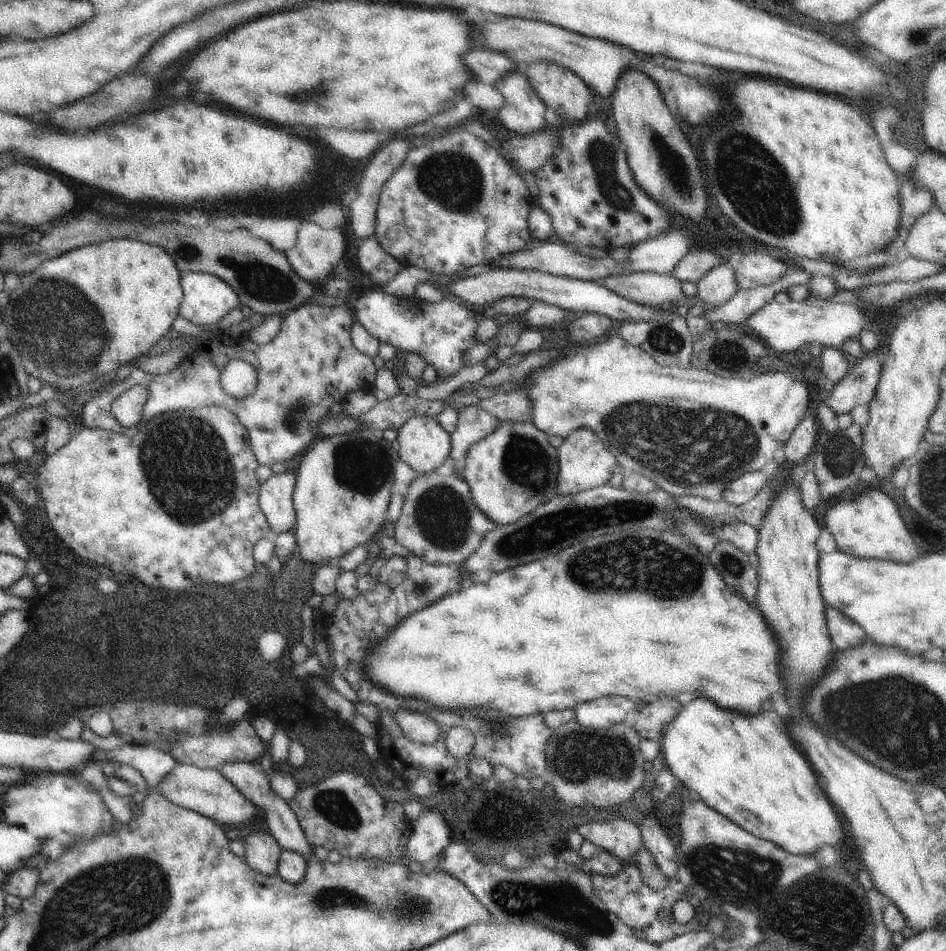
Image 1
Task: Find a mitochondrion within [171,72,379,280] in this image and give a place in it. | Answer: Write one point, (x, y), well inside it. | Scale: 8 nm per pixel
(320, 89)

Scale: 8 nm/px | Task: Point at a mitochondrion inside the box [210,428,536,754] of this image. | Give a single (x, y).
(443, 516)

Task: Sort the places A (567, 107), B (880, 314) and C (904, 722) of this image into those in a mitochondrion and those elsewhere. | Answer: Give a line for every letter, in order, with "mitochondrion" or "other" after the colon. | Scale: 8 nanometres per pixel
A: other
B: other
C: mitochondrion

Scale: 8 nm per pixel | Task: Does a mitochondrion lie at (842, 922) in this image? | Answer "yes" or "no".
no

